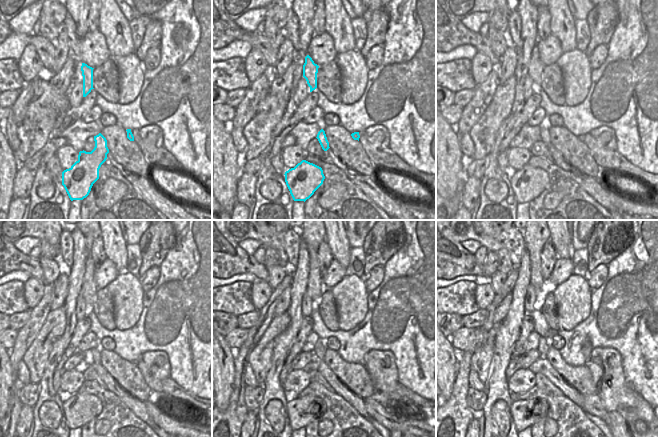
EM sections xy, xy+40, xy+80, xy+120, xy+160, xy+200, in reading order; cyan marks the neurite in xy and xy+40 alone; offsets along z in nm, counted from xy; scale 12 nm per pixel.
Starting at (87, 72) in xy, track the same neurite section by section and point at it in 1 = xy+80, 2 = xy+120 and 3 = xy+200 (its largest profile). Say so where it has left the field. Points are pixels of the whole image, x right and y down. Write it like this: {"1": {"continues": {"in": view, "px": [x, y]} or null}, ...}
{"1": {"continues": {"in": "xy+80", "px": [534, 72]}}, "2": {"continues": {"in": "xy+120", "px": [88, 291]}}, "3": {"continues": {"in": "xy+200", "px": [536, 280]}}}

